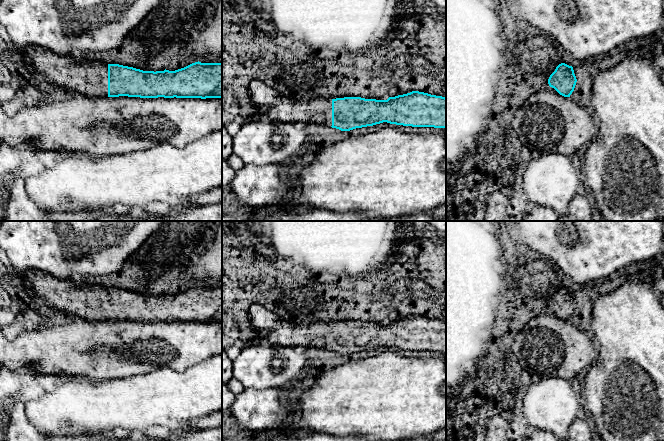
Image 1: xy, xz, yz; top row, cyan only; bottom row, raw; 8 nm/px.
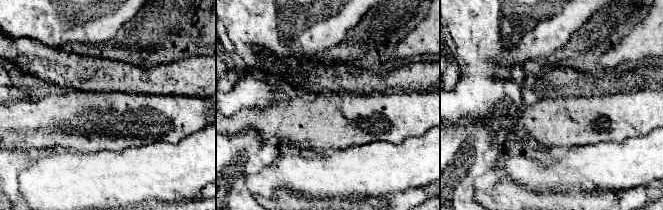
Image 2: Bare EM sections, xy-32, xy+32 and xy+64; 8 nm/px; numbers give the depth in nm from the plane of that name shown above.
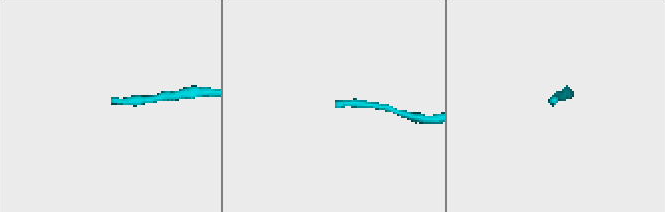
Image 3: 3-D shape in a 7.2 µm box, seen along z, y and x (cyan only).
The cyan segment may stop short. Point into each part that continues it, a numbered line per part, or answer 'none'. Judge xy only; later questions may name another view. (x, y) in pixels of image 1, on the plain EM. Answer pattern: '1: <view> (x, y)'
1: xy (75, 298)

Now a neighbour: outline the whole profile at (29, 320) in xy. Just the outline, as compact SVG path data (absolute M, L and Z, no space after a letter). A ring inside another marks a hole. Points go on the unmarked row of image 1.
M29 308L24 312L17 312L17 319L2 327L5 338L12 340L26 331L43 331L49 326L44 318L33 309Z

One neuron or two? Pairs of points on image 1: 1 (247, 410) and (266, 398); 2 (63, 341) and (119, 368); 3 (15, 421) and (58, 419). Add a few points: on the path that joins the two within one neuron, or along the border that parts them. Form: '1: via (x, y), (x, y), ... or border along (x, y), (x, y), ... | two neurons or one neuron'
1: via (252, 410), (261, 403) | one neuron
2: via (77, 355), (89, 362), (105, 362) | one neuron
3: border along (34, 398), (25, 404), (25, 414), (38, 430) | two neurons

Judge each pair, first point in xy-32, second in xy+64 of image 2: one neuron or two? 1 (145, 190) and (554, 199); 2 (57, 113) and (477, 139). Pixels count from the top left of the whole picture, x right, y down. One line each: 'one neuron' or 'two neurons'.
1: two neurons
2: two neurons

